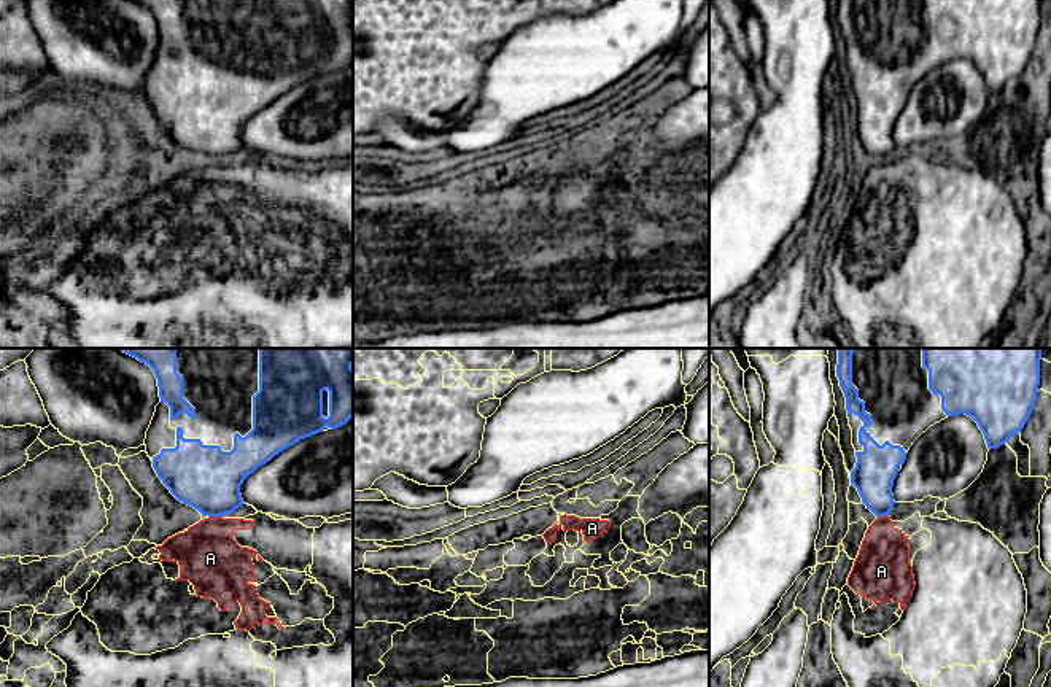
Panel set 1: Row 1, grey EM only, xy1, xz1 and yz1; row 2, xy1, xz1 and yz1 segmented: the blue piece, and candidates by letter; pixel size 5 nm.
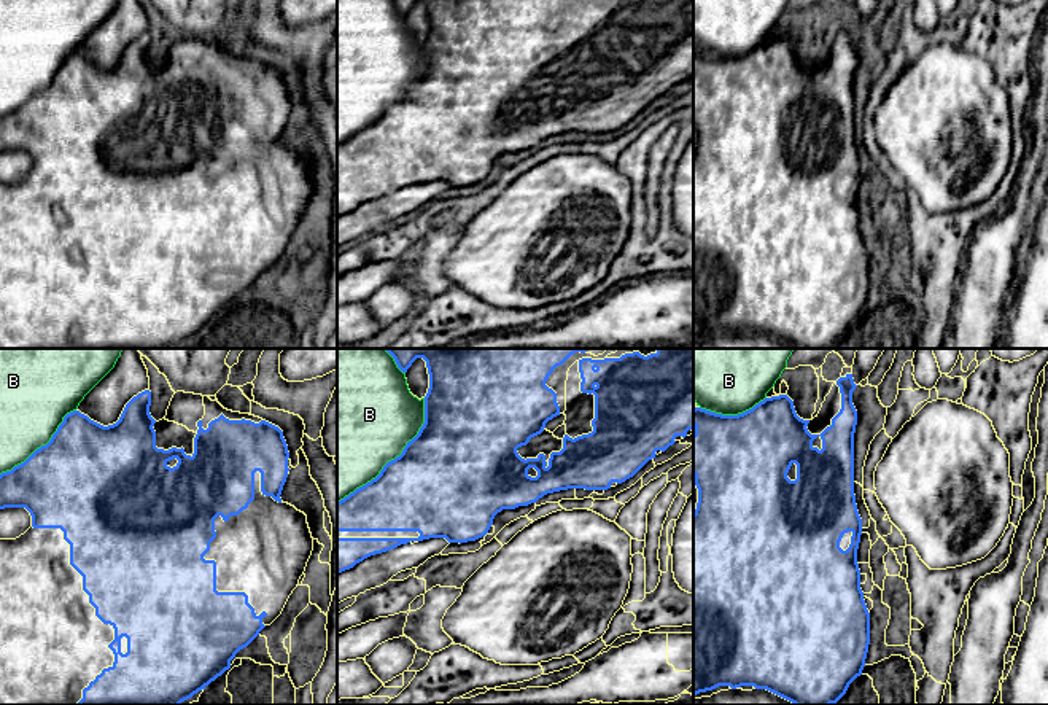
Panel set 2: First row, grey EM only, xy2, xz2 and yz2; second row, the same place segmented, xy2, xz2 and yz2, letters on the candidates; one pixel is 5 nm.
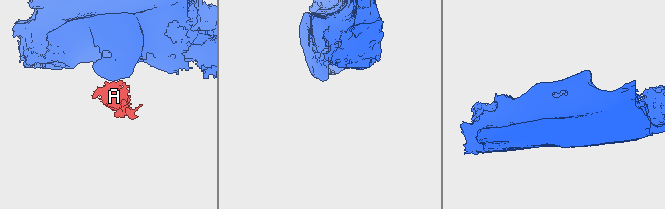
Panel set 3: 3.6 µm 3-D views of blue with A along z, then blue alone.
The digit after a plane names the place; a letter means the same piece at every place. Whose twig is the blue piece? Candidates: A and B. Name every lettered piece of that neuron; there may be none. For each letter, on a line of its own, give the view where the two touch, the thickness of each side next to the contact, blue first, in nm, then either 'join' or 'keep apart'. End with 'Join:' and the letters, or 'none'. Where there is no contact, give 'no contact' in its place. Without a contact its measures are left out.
A: contact in xy1; calibres 320 and 320 nm; keep apart
B: contact in xz2; calibres 480 and 500 nm; keep apart
Join: none

